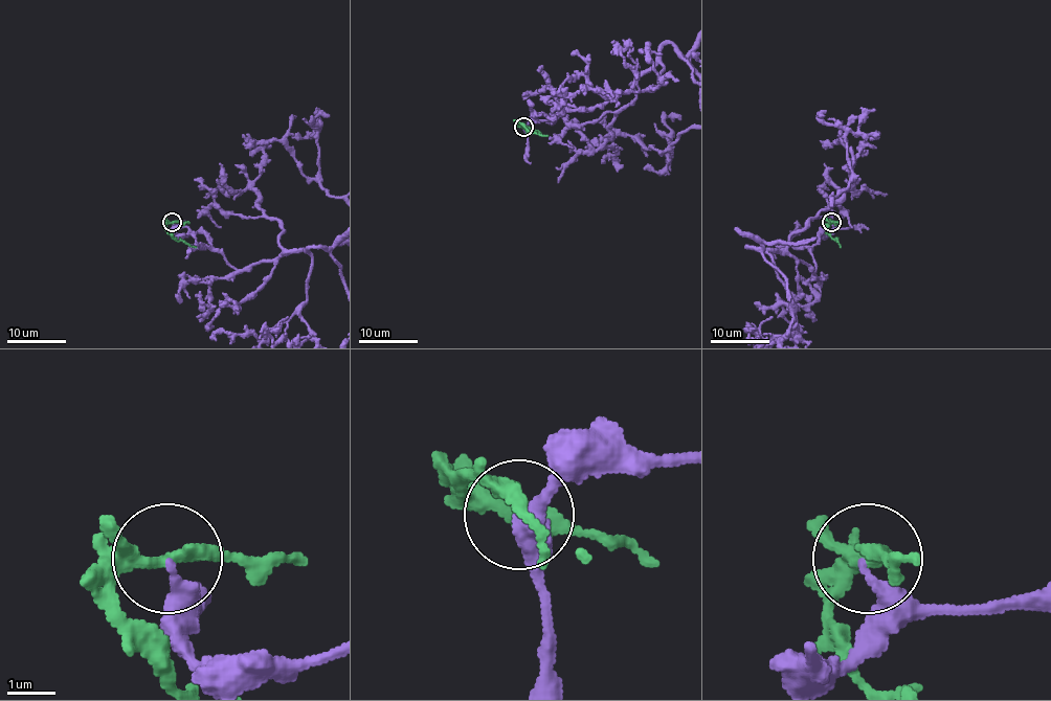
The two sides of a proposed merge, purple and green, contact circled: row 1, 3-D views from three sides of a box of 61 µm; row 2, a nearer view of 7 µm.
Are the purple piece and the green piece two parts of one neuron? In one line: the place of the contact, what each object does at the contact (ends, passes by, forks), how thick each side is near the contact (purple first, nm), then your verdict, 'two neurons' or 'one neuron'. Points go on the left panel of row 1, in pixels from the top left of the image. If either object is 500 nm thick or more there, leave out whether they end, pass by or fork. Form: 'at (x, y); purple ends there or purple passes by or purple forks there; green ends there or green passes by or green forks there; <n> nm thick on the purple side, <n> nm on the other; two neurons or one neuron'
at (172, 222); purple ends there; green forks there; 240 nm thick on the purple side, 280 nm on the other; two neurons

